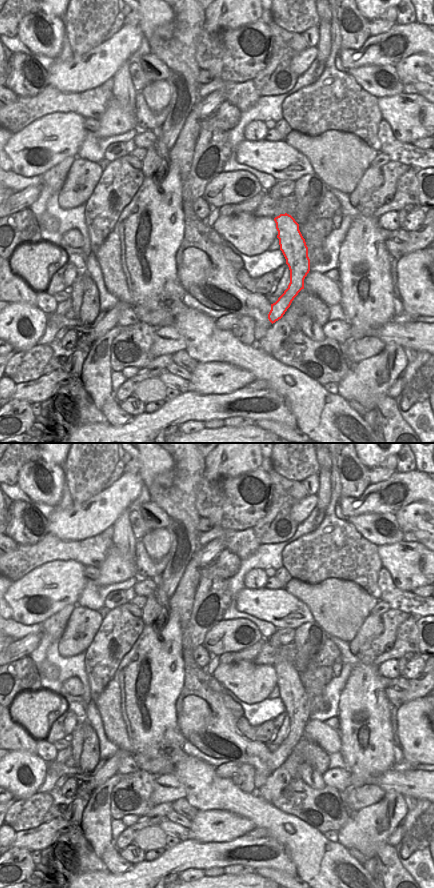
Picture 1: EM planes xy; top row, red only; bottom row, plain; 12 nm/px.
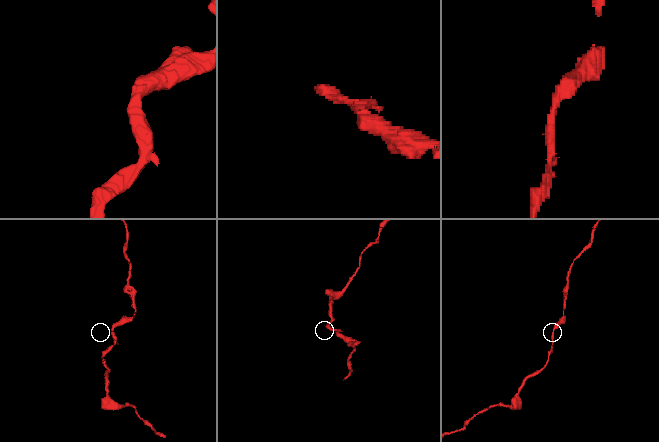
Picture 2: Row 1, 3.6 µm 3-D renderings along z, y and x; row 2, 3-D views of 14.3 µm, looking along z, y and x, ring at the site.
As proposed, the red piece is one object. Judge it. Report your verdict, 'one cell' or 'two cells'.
one cell

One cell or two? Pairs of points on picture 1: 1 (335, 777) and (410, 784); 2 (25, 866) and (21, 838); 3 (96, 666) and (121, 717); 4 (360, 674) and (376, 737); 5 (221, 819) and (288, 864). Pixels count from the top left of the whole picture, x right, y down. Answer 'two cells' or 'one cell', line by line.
1: one cell
2: two cells
3: two cells
4: one cell
5: two cells

